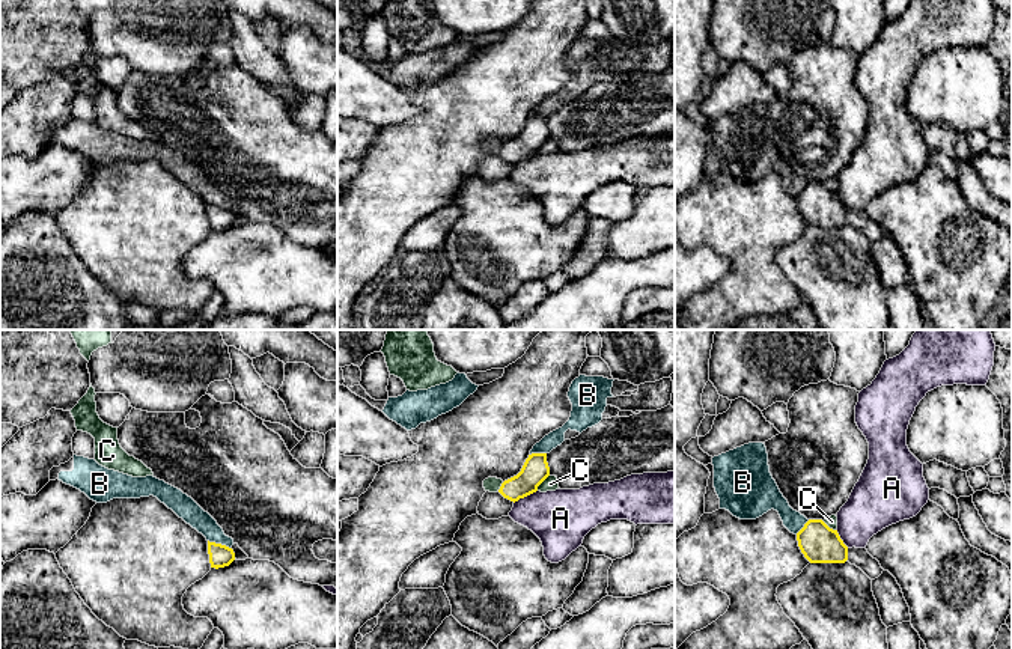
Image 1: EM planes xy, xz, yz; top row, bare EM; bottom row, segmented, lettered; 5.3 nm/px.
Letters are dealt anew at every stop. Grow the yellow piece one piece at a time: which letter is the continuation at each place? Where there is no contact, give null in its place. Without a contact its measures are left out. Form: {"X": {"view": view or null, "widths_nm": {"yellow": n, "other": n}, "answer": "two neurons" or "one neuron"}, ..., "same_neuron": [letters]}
{"A": {"view": "xz", "widths_nm": {"yellow": 140, "other": 320}, "answer": "two neurons"}, "B": {"view": "xy", "widths_nm": {"yellow": 120, "other": 120}, "answer": "two neurons"}, "C": {"view": "xz", "widths_nm": {"yellow": 140, "other": 80}, "answer": "two neurons"}, "same_neuron": []}

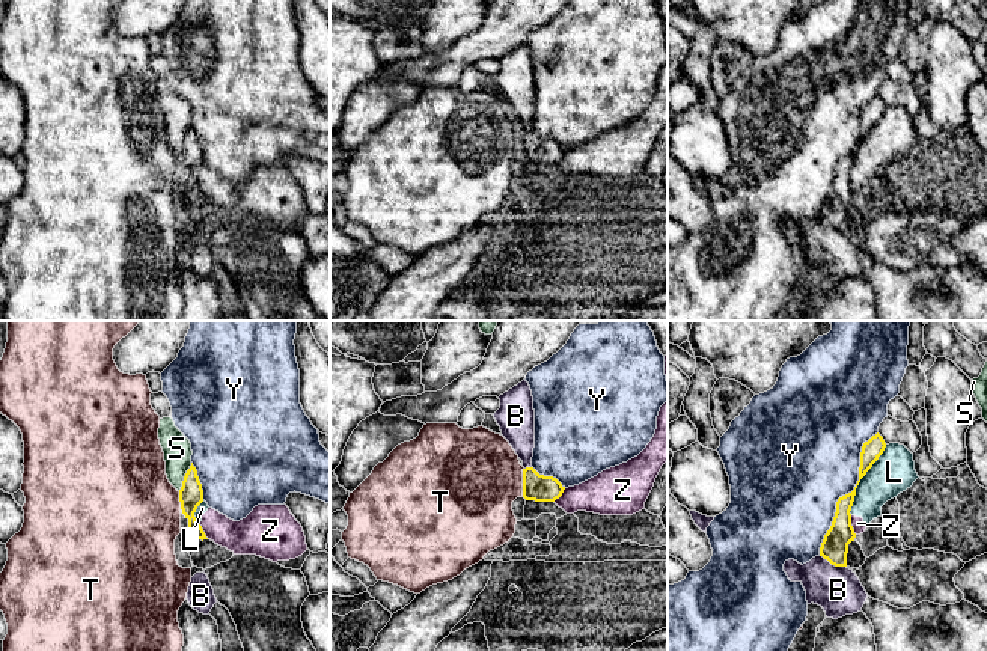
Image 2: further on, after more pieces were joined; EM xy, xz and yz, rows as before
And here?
{"B": {"view": "yz", "widths_nm": {"yellow": 140, "other": 240}, "answer": "two neurons"}, "L": {"view": "yz", "widths_nm": {"yellow": 110, "other": 220}, "answer": "two neurons"}, "S": {"view": "xy", "widths_nm": {"yellow": 130, "other": 150}, "answer": "two neurons"}, "T": {"view": "xz", "widths_nm": {"yellow": 150, "other": 460}, "answer": "two neurons"}, "Y": {"view": "yz", "widths_nm": {"yellow": 140, "other": 480}, "answer": "two neurons"}, "Z": {"view": "yz", "widths_nm": {"yellow": 140, "other": 70}, "answer": "two neurons"}, "same_neuron": []}

